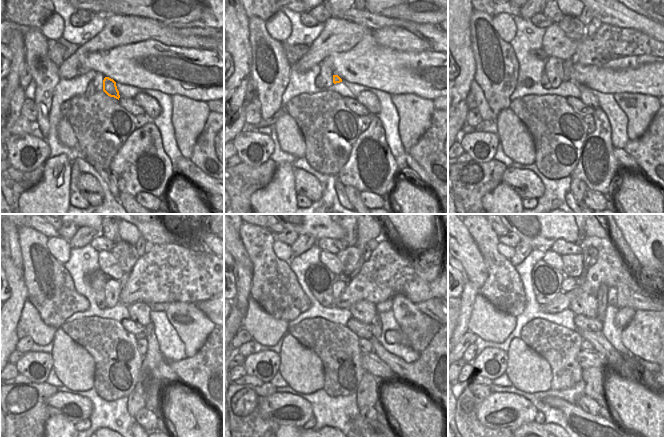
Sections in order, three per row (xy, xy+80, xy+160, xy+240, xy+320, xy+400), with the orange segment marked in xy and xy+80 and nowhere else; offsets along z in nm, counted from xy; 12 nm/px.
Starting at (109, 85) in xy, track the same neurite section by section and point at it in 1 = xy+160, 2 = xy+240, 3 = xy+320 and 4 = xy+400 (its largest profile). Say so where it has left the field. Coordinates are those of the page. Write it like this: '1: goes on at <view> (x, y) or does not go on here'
1: goes on at xy+160 (568, 64)
2: goes on at xy+240 (122, 281)
3: goes on at xy+320 (365, 234)
4: goes on at xy+400 (602, 234)

